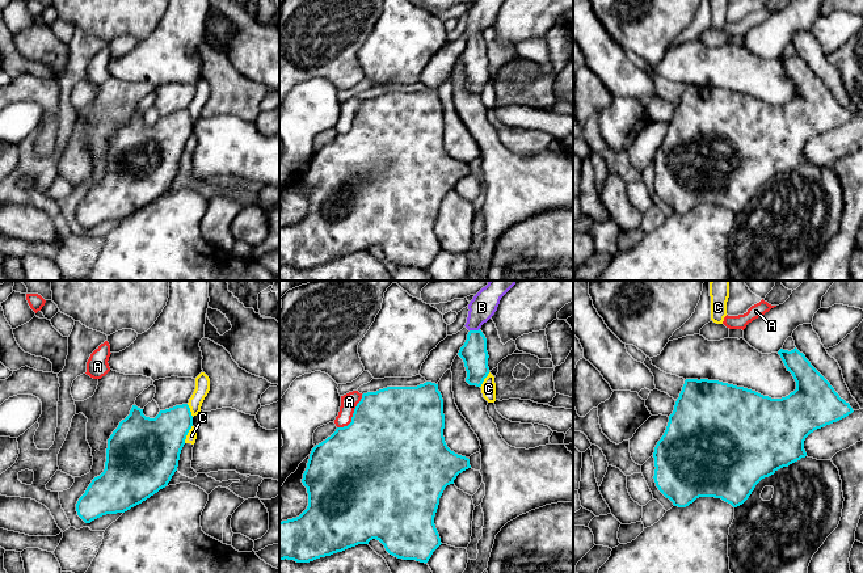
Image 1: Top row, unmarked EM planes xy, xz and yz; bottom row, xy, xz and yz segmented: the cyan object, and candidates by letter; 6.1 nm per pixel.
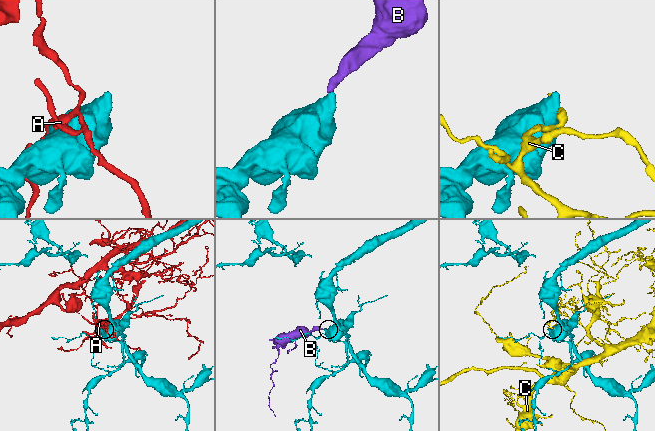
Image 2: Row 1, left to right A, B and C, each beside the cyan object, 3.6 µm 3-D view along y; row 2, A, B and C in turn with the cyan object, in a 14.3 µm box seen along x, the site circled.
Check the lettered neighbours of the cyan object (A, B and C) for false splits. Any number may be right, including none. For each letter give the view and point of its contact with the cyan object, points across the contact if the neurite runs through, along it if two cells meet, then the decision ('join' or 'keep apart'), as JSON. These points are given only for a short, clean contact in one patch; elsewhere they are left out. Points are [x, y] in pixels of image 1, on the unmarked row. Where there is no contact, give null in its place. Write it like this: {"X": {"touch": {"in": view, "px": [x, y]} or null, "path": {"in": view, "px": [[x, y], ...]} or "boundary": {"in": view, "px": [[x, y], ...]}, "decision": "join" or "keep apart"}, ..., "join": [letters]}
{"A": {"touch": {"in": "xz", "px": [353, 121]}, "decision": "keep apart"}, "B": {"touch": {"in": "xz", "px": [474, 37]}, "path": {"in": "xz", "px": [[474, 59], [474, 37], [474, 28], [483, 12]]}, "decision": "join"}, "C": {"touch": {"in": "xy", "px": [186, 140]}, "decision": "keep apart"}, "join": ["B"]}

